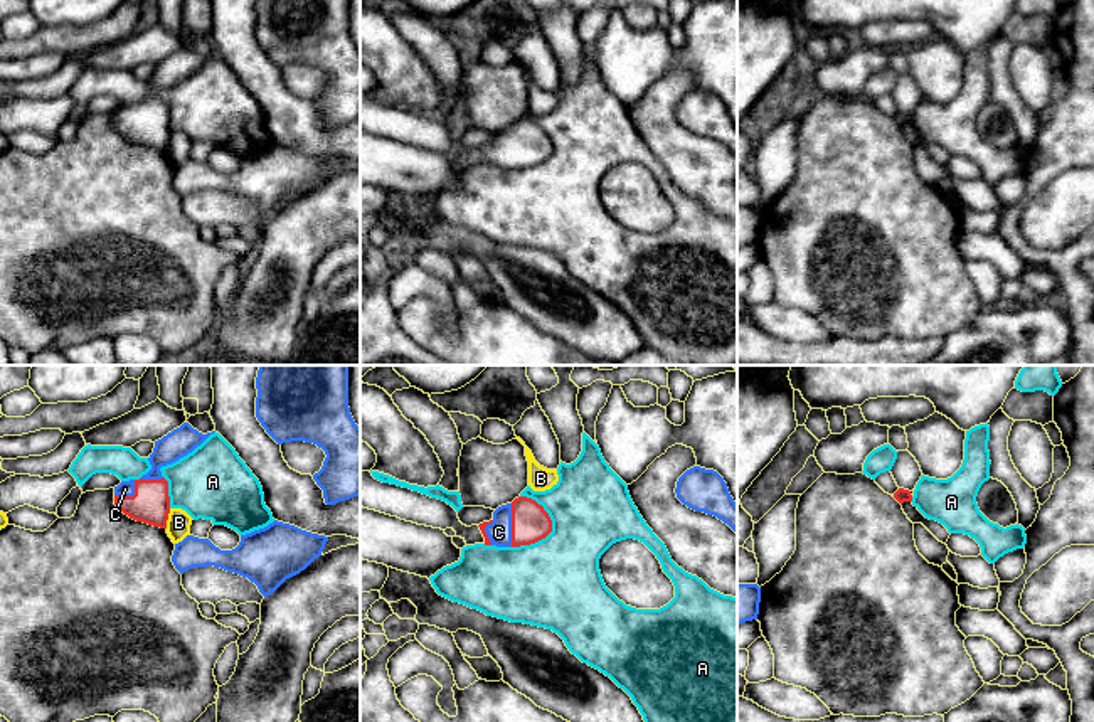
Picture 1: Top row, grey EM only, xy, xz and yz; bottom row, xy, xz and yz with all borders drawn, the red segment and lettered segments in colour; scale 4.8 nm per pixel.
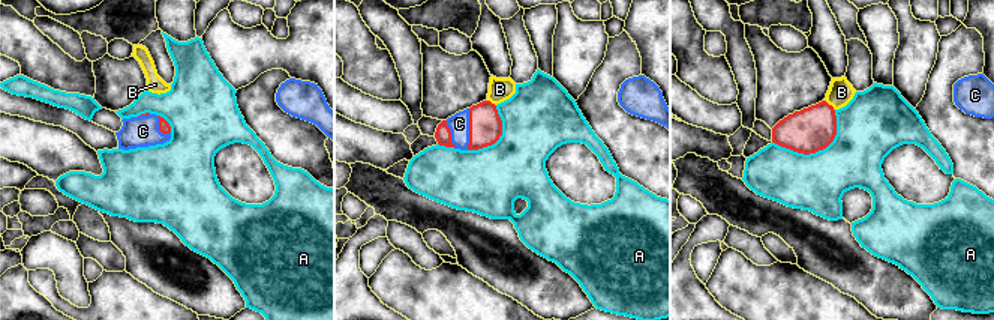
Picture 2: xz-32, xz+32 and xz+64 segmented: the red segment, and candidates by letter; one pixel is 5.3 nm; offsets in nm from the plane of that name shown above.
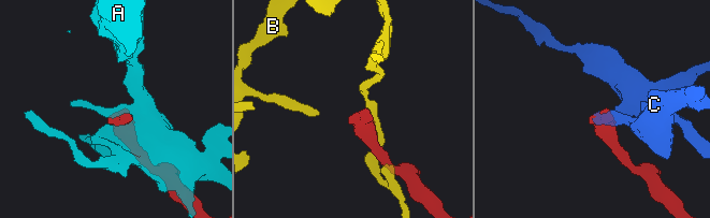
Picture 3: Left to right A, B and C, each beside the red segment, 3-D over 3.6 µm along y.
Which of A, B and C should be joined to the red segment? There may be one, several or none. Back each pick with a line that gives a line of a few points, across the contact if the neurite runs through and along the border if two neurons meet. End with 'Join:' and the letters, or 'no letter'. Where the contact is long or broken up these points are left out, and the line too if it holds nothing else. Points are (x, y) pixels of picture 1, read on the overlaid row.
Join: C

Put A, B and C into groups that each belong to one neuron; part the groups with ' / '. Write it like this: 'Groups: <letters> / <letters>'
Groups: A / B / C

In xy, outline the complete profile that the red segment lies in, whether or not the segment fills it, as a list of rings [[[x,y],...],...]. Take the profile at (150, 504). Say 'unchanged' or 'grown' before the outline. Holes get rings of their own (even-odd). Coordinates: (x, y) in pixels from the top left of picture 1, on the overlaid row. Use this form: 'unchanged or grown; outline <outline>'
grown; outline [[[189,422],[155,441],[148,461],[151,470],[140,480],[121,481],[114,486],[114,505],[130,518],[167,528],[170,513],[168,481],[160,468],[178,461],[200,446],[212,433],[202,434]]]

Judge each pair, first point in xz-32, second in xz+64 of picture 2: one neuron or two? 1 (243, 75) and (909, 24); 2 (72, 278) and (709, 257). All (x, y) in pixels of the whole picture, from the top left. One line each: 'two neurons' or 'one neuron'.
1: one neuron
2: one neuron

